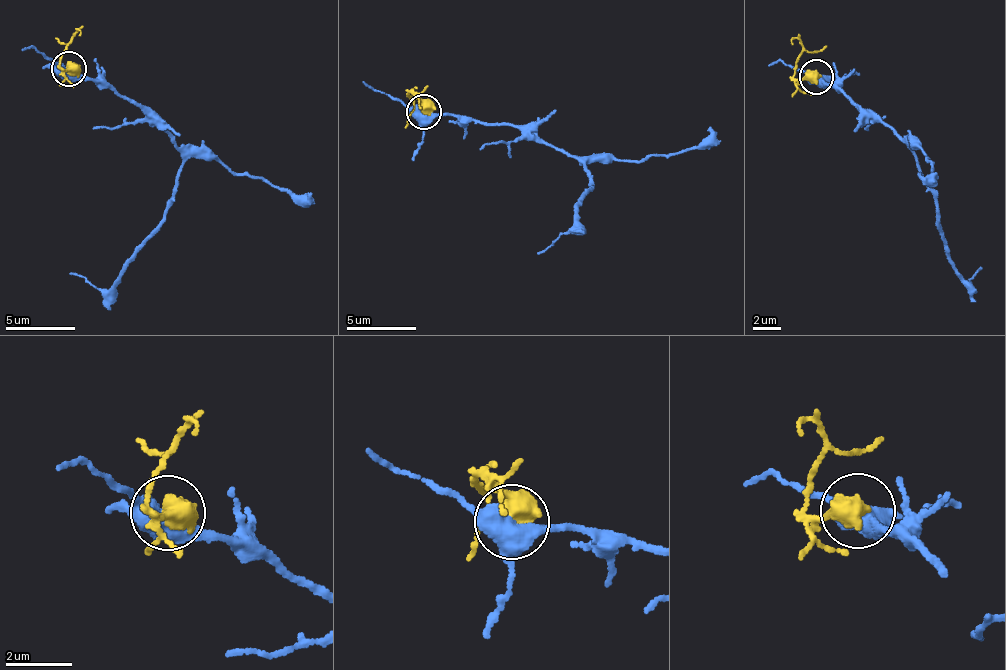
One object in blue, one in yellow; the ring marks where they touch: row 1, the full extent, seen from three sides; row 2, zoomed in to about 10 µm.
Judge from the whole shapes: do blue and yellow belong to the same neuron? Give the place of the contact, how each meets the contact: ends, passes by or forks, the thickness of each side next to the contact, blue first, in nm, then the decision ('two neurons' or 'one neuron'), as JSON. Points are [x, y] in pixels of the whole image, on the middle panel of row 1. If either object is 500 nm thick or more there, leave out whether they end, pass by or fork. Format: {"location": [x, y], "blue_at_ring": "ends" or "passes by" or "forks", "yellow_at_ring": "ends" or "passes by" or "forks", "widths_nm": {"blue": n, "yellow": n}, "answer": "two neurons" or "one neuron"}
{"location": [424, 112], "widths_nm": {"blue": 550, "yellow": 700}, "answer": "two neurons"}

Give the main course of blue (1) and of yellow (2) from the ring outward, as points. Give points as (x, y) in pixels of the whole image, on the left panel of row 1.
1: (67, 68), (106, 80), (152, 110), (181, 159), (159, 231), (118, 281), (100, 289), (70, 273)
2: (67, 68), (62, 70), (60, 56), (71, 43), (58, 44), (56, 37)

